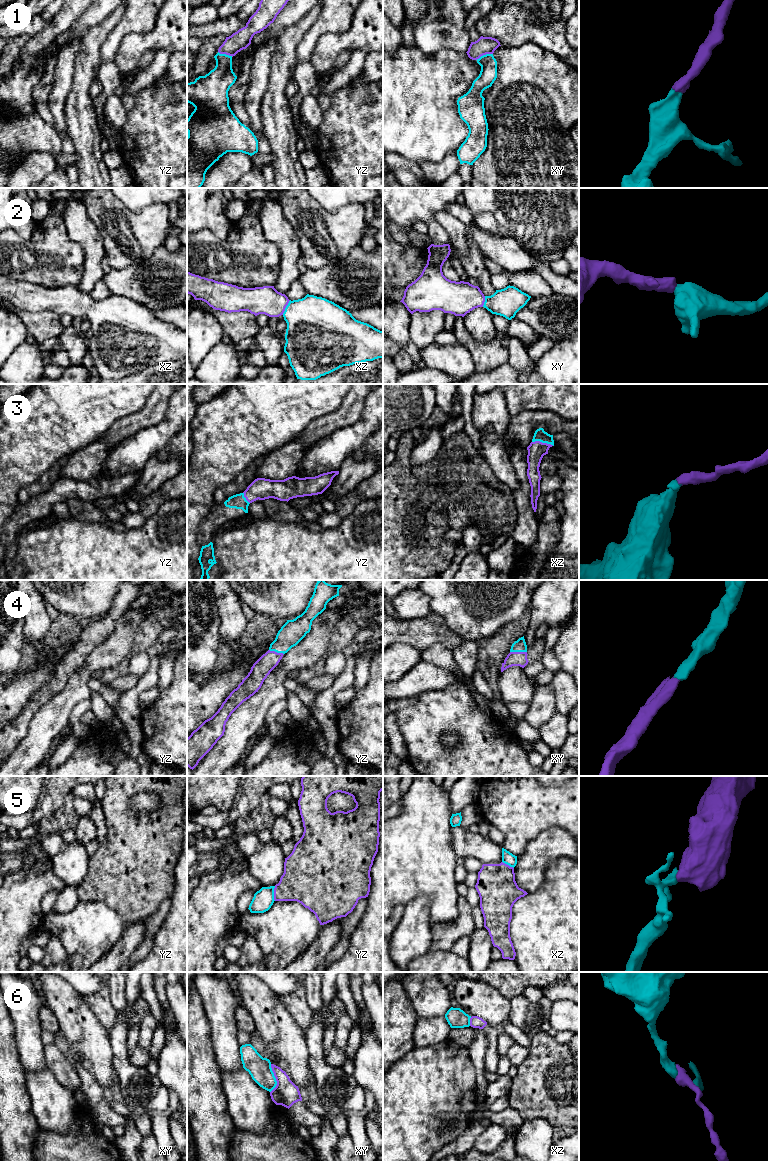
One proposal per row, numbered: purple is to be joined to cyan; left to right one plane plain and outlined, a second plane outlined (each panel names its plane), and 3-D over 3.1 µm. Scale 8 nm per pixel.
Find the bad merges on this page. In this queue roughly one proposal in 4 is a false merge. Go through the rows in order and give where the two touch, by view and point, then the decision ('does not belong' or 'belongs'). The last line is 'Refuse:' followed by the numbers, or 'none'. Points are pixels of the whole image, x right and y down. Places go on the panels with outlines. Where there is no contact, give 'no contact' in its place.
1: meets cyan in xy at (484, 55); belongs
2: meets cyan in xz at (286, 307); belongs
3: meets cyan in xz at (543, 442); belongs
4: meets cyan in xy at (518, 651); belongs
5: meets cyan in yz at (273, 893); does not belong
6: meets cyan in xy at (275, 1078); does not belong
Refuse: 5, 6

